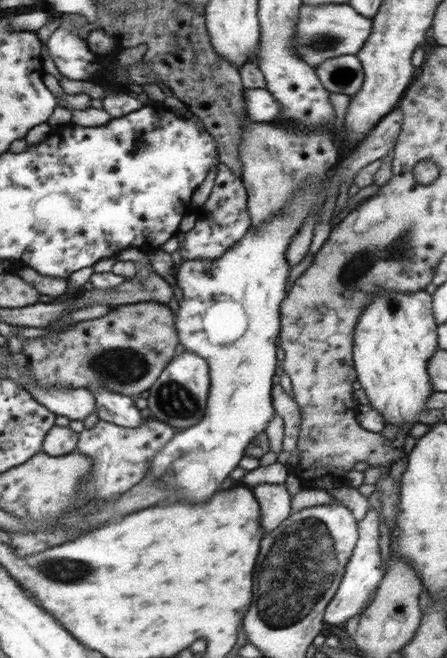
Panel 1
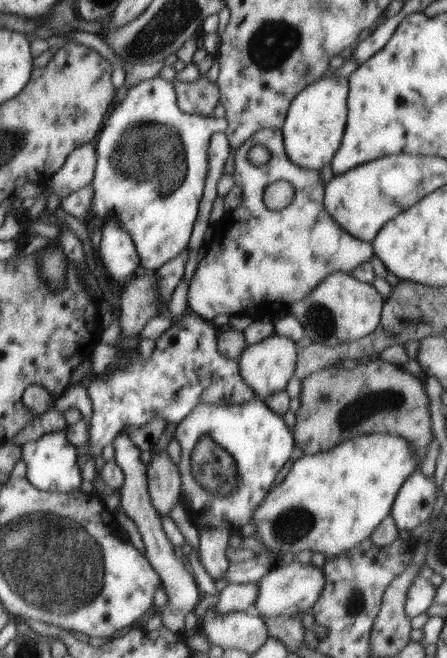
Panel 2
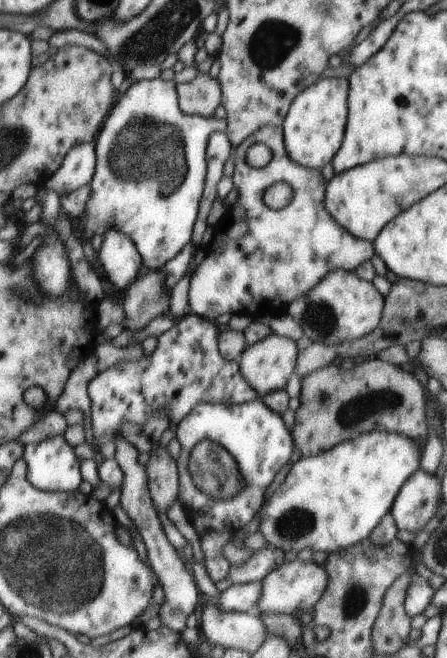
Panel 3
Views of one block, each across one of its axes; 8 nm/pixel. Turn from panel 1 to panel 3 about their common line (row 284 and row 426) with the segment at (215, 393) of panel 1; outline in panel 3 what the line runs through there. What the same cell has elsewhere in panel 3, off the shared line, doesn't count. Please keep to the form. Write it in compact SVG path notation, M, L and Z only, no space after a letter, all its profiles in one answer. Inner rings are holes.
M262 398L240 404L198 403L179 422L176 431L176 438L181 446L177 498L184 506L199 538L203 536L204 530L209 533L222 526L233 535L250 522L263 506L266 488L270 486L274 476L288 464L295 449L291 432L284 425L281 415L268 408ZM203 440L220 444L236 459L239 471L243 474L243 488L233 499L214 500L204 496L195 487L189 473L189 460L197 444Z

